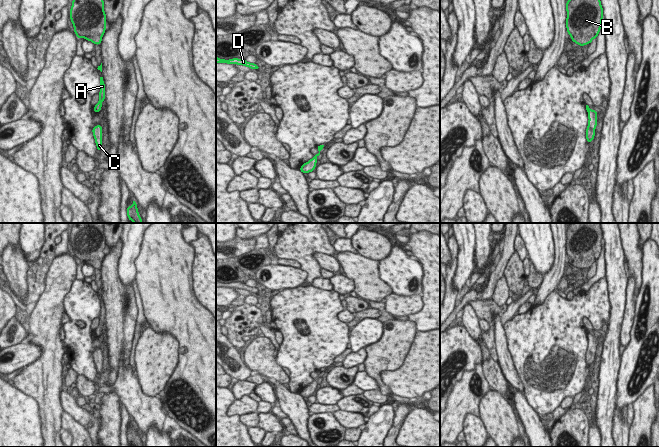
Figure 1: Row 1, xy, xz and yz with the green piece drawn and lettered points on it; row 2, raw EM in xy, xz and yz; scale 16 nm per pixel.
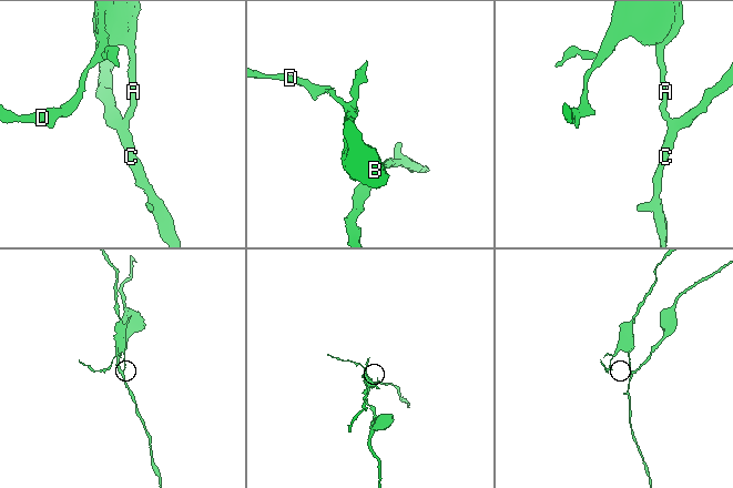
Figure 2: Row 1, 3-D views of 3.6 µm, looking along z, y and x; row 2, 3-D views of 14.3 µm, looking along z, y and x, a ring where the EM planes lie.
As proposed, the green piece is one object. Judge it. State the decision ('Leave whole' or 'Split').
Split.

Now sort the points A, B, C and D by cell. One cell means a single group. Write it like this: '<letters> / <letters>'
A B D / C

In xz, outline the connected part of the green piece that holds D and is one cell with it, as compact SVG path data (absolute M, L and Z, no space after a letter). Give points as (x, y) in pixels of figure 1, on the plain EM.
M216 281L216 287L227 287L227 288L237 288L237 289L244 289L246 291L253 293L258 293L259 291L255 287L249 287L245 283L238 283L238 282L233 282L229 284L225 283L220 283Z

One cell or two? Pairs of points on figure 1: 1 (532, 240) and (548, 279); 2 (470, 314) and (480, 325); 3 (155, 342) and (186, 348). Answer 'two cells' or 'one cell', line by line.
1: two cells
2: one cell
3: two cells

